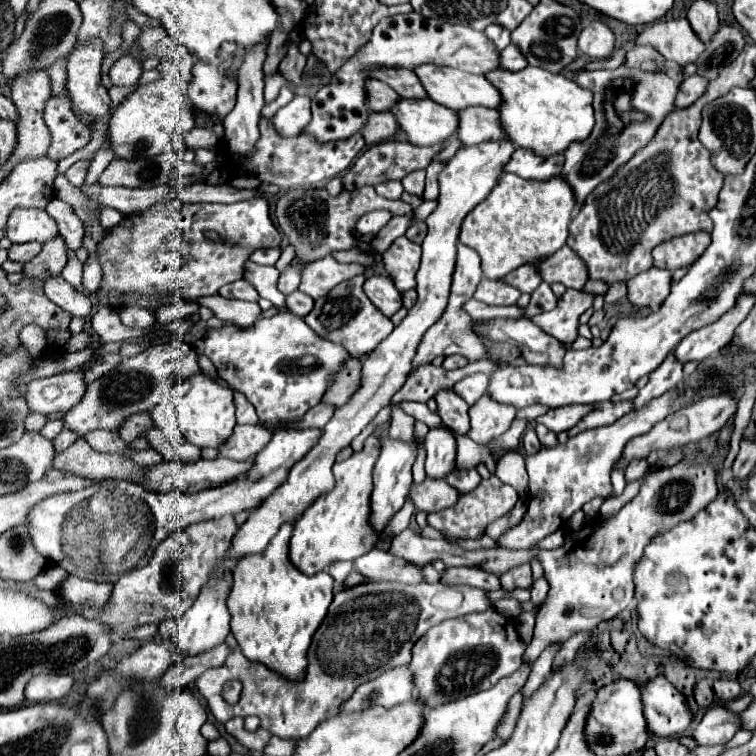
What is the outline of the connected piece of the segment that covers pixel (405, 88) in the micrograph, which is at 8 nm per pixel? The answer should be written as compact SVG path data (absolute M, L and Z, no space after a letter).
M389 68L389 70L377 70L373 78L389 84L401 98L425 98L425 90L419 82L419 78L411 70L401 70L401 68Z

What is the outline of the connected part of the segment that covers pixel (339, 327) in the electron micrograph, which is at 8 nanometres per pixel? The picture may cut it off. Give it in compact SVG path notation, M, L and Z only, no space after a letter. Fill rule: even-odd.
M357 276L357 278L351 278L349 282L337 284L327 296L317 298L315 308L305 316L305 322L317 336L343 344L349 350L349 354L355 358L361 358L373 352L375 346L381 340L385 340L387 334L393 330L393 322L369 302L367 294L363 292L363 282L365 282L365 276Z

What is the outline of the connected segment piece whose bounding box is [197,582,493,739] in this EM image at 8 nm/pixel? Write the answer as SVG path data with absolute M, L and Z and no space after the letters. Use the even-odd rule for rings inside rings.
M367 582L345 588L335 594L321 628L315 632L303 682L291 684L263 664L249 662L241 650L235 648L223 666L209 668L197 678L197 688L217 722L227 722L233 716L257 716L261 728L281 738L305 738L319 726L319 722L341 714L341 702L347 702L349 694L353 694L361 682L373 680L385 670L411 662L413 644L431 626L447 618L489 608L493 608L493 604L487 592L473 586L447 586L443 582L421 582L415 586ZM229 680L239 680L243 684L241 700L237 704L227 704L221 696L223 684Z

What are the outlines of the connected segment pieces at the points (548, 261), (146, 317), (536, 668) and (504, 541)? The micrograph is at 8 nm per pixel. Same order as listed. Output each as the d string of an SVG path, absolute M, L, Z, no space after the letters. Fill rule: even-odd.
M563 246L561 250L545 258L539 270L545 282L549 284L563 282L567 288L575 288L575 290L581 290L589 278L585 270L585 262L581 262L581 258L569 246Z
M127 306L119 310L119 318L123 322L123 326L127 328L139 328L139 330L147 330L153 326L155 316L149 310L137 308L137 306Z
M549 644L549 648L545 648L545 652L537 658L537 662L533 662L533 670L531 676L527 680L527 684L523 686L523 692L527 692L527 696L533 694L533 690L539 688L539 684L543 682L543 678L547 676L547 672L551 672L553 668L553 656L559 652L561 644Z
M679 388L669 390L669 394L661 394L661 398L653 398L649 406L643 406L641 410L631 410L617 422L609 426L599 426L593 430L585 430L573 438L569 438L567 444L557 444L555 448L541 448L537 454L527 456L527 472L529 472L529 504L527 514L523 520L509 528L497 544L501 548L531 548L539 540L543 540L547 534L559 530L585 502L589 502L595 496L601 498L613 498L613 486L609 480L611 468L621 456L625 444L645 434L657 424L659 420L667 418L669 414L677 412L683 406L683 394L677 394ZM673 394L677 394L677 402L673 402Z

